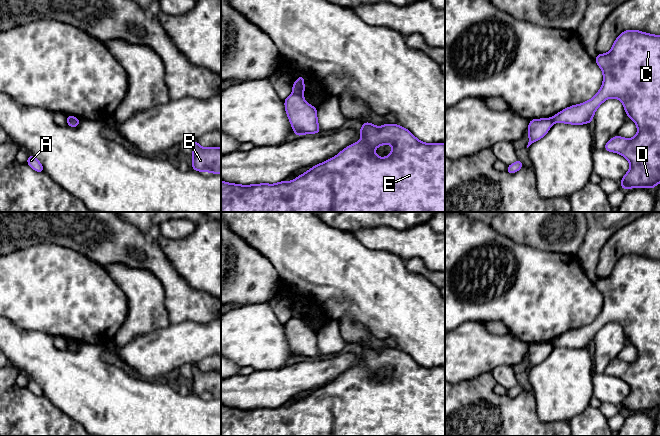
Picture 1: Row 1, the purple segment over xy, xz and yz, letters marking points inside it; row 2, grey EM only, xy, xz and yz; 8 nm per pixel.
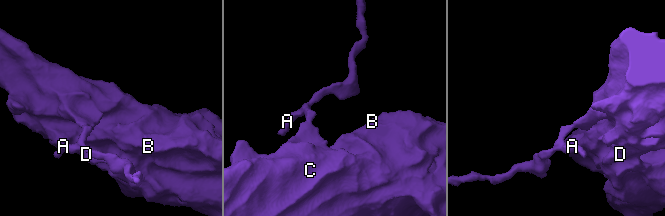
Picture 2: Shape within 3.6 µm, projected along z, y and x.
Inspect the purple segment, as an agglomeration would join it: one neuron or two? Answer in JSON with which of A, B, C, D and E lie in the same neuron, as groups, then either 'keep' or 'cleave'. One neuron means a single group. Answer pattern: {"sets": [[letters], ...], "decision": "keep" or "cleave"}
{"sets": [["A"], ["B", "C", "D", "E"]], "decision": "cleave"}

